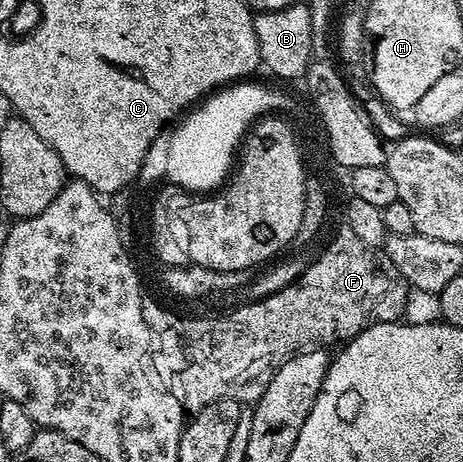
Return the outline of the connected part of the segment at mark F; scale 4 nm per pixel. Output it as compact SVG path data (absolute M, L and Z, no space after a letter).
M352 234L339 236L323 253L312 259L311 264L298 280L263 299L236 307L236 312L206 320L203 316L188 315L179 318L148 312L145 322L157 337L157 360L167 372L175 372L173 391L183 404L184 413L194 414L218 400L234 398L240 402L254 402L269 386L273 374L297 352L313 352L326 349L326 344L338 345L354 338L372 324L390 324L403 316L407 305L409 285L393 266L386 251L371 248Z

